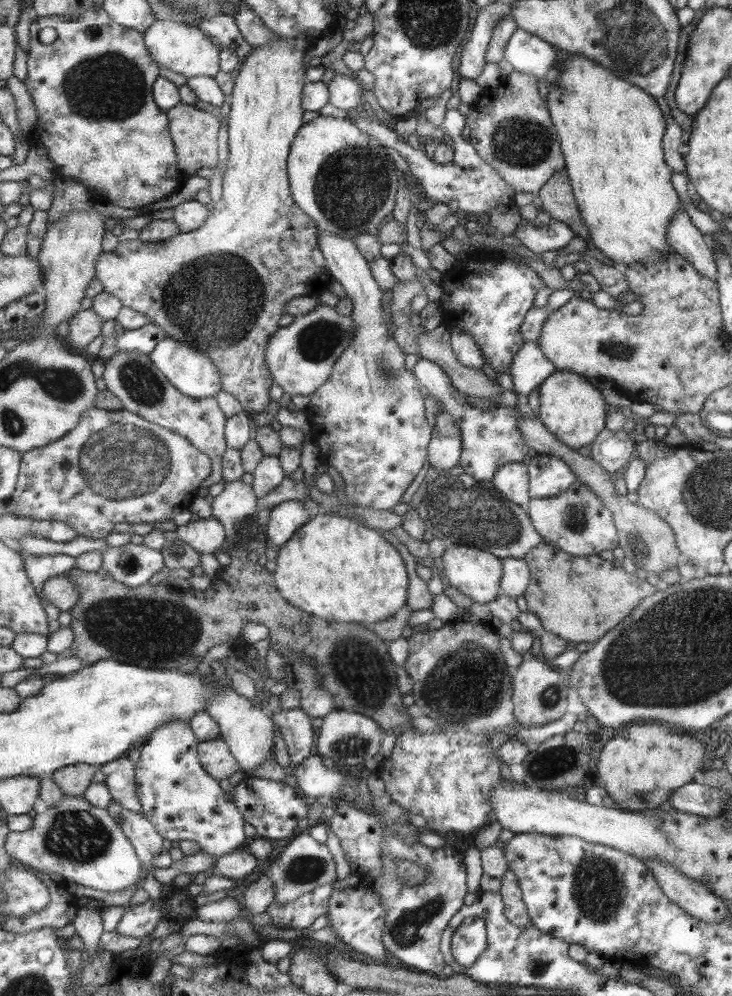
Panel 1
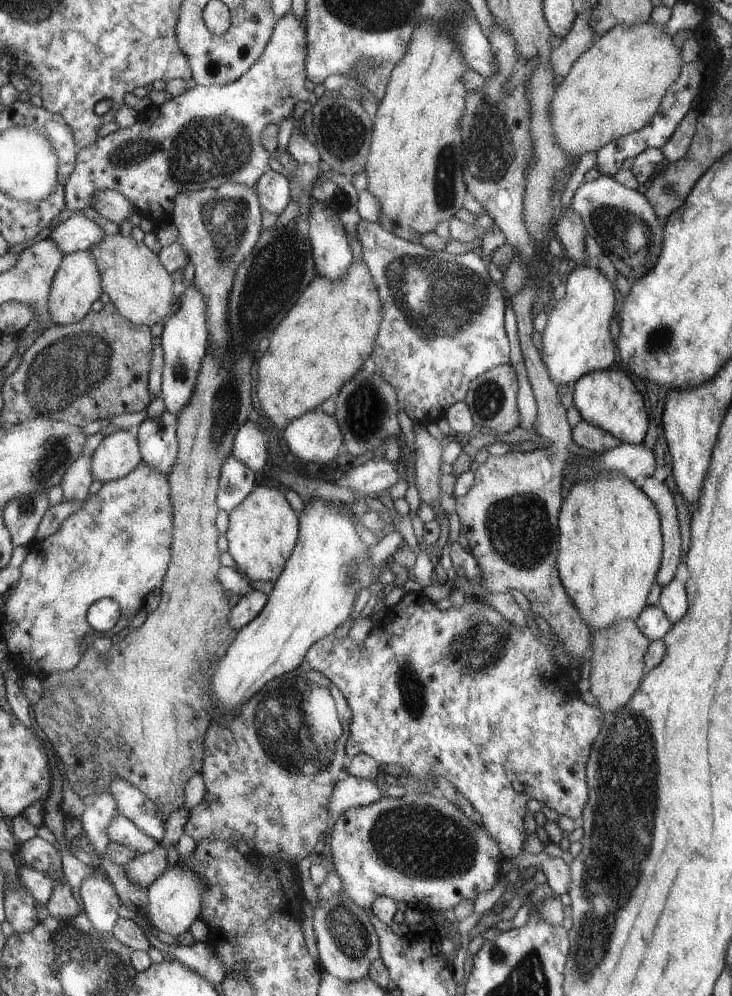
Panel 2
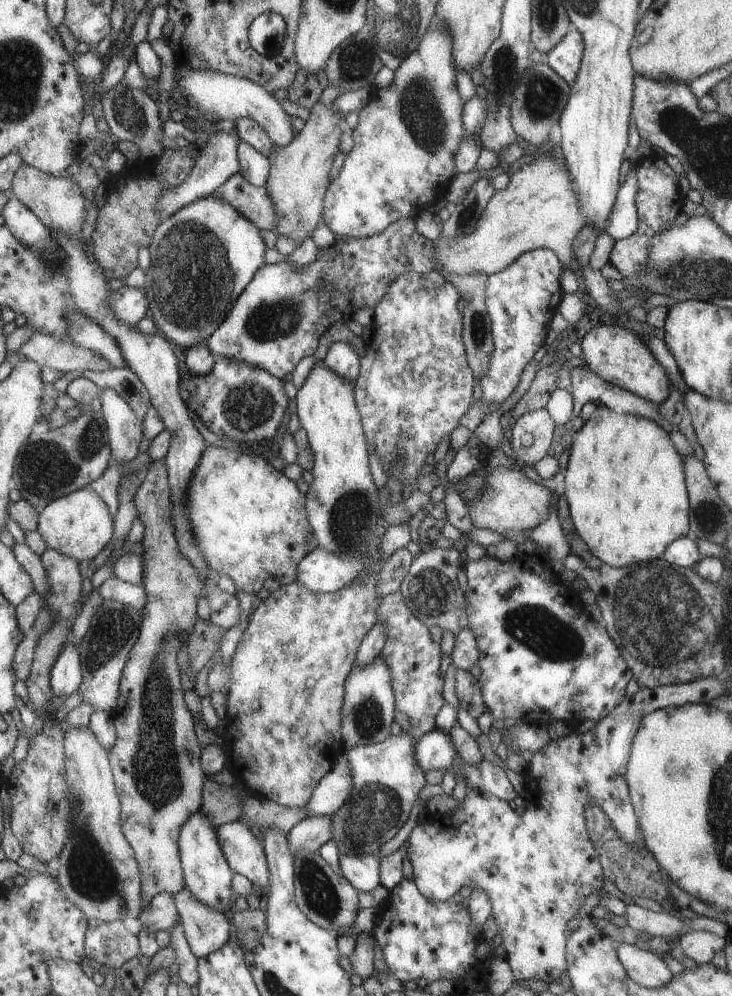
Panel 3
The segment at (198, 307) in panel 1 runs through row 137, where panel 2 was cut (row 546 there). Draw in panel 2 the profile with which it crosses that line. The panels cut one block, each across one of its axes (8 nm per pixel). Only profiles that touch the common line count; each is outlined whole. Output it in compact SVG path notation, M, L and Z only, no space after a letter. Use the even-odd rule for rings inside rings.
M263 484L253 490L228 513L225 532L227 552L248 580L273 583L284 570L297 541L297 516L276 488Z

